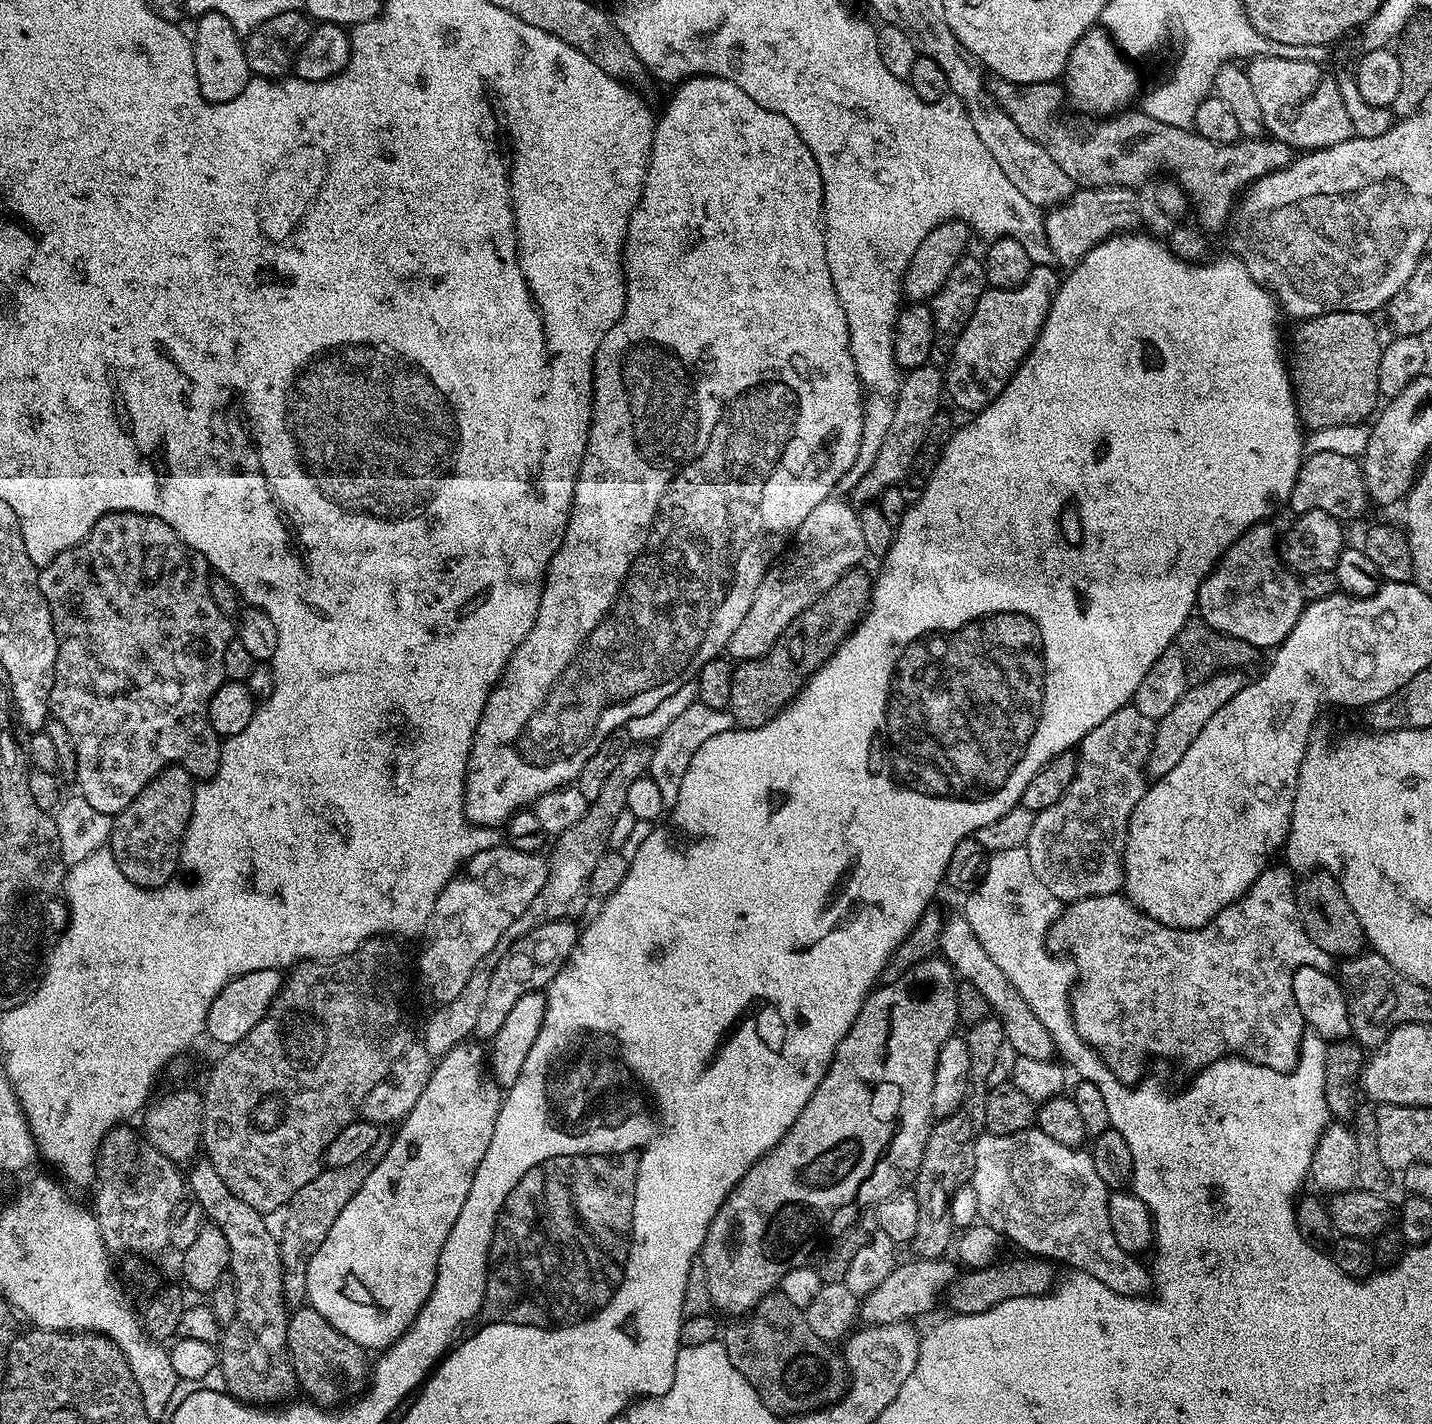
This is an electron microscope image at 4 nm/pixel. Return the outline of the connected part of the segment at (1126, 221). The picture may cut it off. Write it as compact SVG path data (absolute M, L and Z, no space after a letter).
M1084 188L1073 192L1069 200L1051 209L1044 217L1044 239L1050 246L1055 263L1075 266L1086 253L1094 250L1096 244L1129 231L1136 220L1136 204L1132 201L1132 195L1131 191L1122 188Z

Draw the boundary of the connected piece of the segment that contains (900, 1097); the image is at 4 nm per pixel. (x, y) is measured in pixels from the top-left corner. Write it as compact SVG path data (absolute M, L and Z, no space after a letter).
M929 958L918 962L897 980L900 980L897 984L881 983L879 987L868 993L858 1018L842 1038L822 1082L818 1082L814 1094L810 1094L810 1102L806 1102L806 1106L798 1114L798 1118L794 1118L794 1126L790 1126L790 1130L786 1130L786 1134L782 1134L780 1141L768 1151L767 1156L754 1162L754 1166L750 1166L748 1173L736 1183L736 1188L730 1190L730 1194L724 1199L718 1214L714 1214L714 1218L706 1230L702 1259L706 1270L706 1282L710 1286L710 1298L717 1309L721 1308L722 1311L729 1312L729 1317L739 1318L751 1312L753 1306L763 1296L769 1296L772 1292L777 1291L780 1279L786 1273L795 1268L803 1268L811 1261L808 1259L811 1258L816 1244L822 1243L824 1239L827 1241L829 1238L846 1231L847 1228L851 1228L858 1215L856 1200L858 1203L864 1204L860 1206L875 1206L890 1194L901 1191L907 1185L904 1183L907 1180L909 1183L920 1168L922 1154L926 1150L928 1135L934 1123L932 1095L934 1094L934 1070L938 1062L938 1050L958 1028L956 1019L957 981L954 979L952 965L943 958Z

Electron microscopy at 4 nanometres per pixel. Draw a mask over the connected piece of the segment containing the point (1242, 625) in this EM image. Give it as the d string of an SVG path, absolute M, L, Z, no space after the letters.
M1268 522L1256 524L1243 532L1230 546L1230 550L1226 550L1220 561L1212 567L1212 572L1202 582L1196 595L1199 619L1214 630L1242 642L1250 642L1250 646L1261 650L1275 649L1288 637L1304 612L1306 603L1304 591L1300 589L1300 580L1282 563L1282 556L1278 551L1278 536L1276 540L1276 532L1270 525Z

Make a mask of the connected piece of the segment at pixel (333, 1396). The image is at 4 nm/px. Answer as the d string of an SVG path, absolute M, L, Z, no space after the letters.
M300 1306L295 1311L288 1318L286 1342L299 1391L304 1391L309 1401L321 1406L339 1405L340 1396L355 1398L361 1395L370 1379L369 1353L350 1342L346 1334L334 1330L334 1326L311 1306Z

